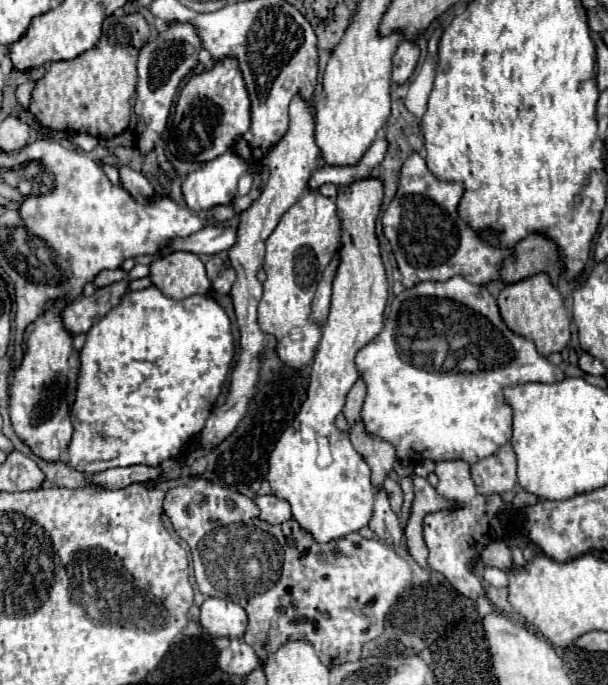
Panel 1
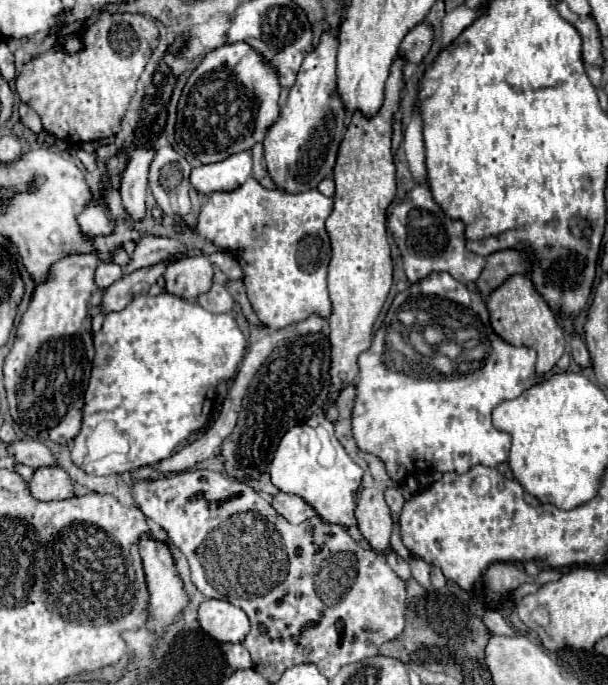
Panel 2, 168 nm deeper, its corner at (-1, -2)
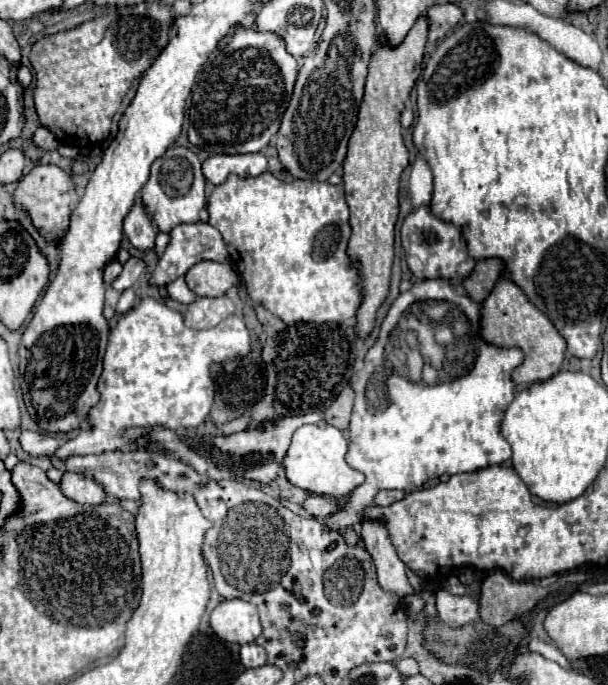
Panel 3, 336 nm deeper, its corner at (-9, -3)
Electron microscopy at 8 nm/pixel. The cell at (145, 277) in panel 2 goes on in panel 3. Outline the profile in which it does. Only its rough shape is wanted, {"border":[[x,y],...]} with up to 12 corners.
{"border":[[209,223],[177,225],[157,261],[153,285],[183,277],[199,261],[227,263]]}

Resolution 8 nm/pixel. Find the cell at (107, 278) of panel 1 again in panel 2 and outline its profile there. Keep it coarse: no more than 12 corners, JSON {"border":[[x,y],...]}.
{"border":[[101,262],[95,284],[105,290],[123,276],[115,262]]}

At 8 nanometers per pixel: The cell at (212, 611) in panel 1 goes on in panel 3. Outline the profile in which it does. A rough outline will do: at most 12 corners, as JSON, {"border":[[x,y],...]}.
{"border":[[243,599],[221,601],[211,629],[229,643],[261,635],[257,607]]}

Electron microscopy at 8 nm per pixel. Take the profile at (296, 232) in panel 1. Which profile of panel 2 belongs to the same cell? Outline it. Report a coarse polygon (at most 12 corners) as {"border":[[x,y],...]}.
{"border":[[249,178],[211,194],[197,230],[235,252],[279,330],[327,294],[333,200]]}

